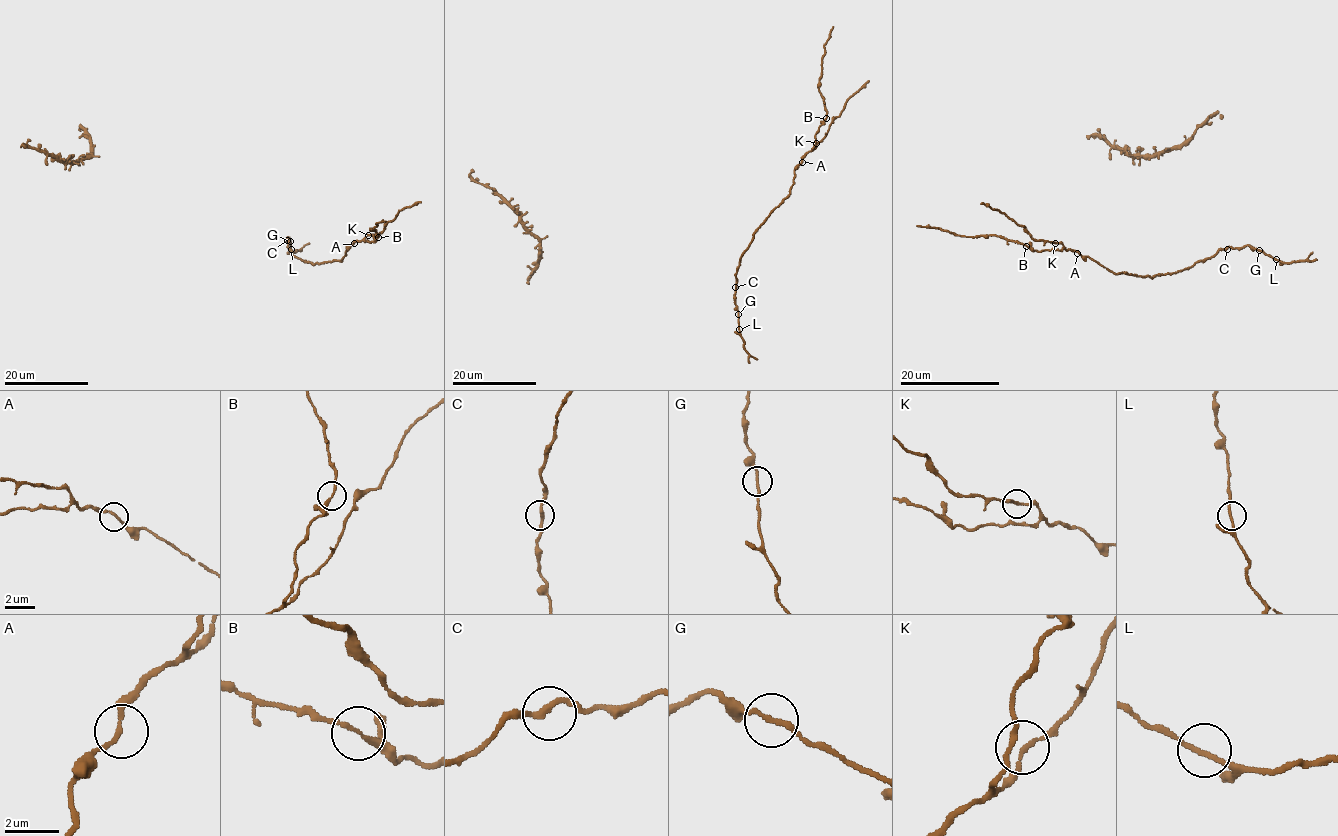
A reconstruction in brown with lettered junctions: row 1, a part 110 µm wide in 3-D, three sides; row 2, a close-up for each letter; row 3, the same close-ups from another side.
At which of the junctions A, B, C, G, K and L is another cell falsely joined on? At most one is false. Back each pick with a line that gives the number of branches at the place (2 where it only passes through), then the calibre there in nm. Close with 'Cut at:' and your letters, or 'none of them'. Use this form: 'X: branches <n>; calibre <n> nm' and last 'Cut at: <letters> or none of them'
Cut at: none of them

